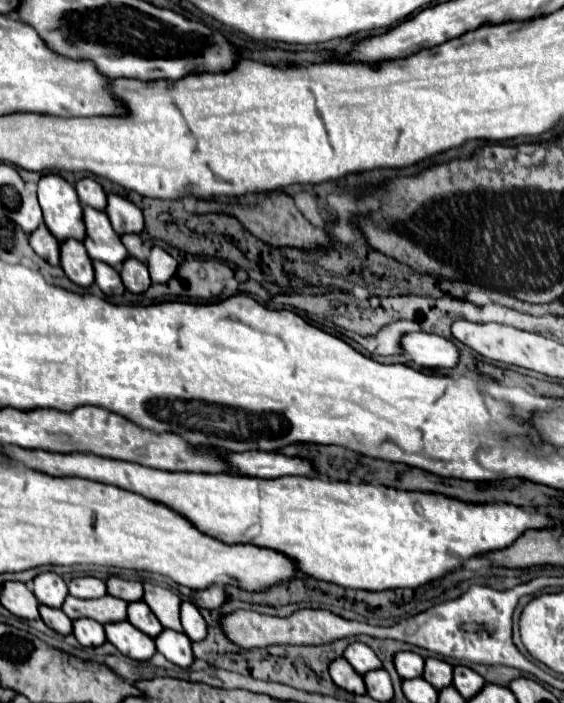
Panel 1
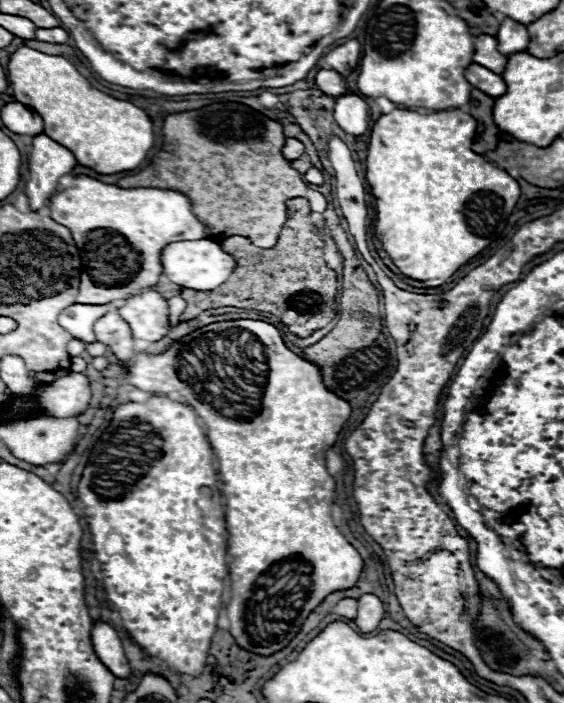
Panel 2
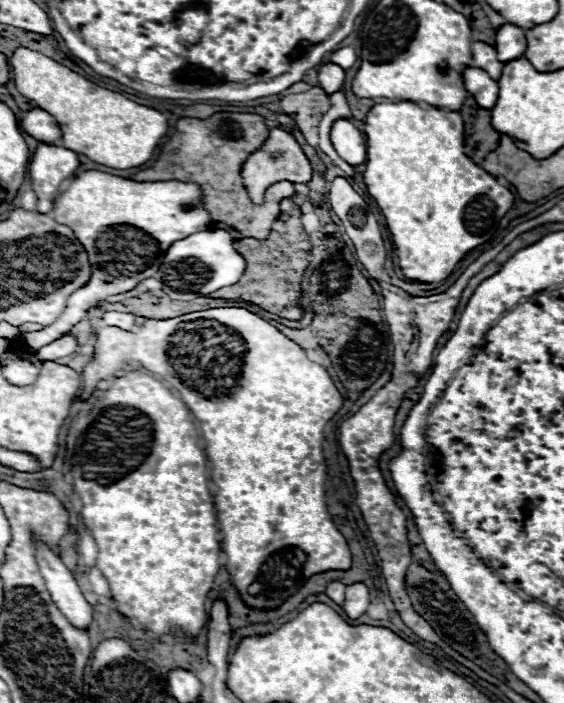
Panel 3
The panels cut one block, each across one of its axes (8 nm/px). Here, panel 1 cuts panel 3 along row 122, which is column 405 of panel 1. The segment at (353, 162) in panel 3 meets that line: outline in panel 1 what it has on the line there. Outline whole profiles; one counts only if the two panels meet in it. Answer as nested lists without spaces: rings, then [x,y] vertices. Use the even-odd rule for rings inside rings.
[[[404,334],[400,338],[400,348],[420,368],[454,368],[458,364],[458,348],[436,334]]]

